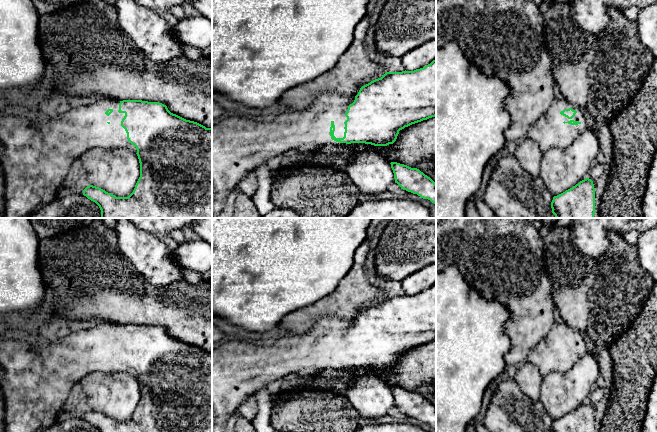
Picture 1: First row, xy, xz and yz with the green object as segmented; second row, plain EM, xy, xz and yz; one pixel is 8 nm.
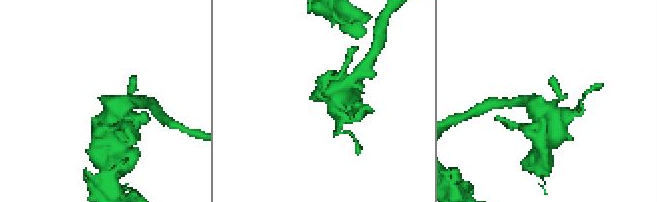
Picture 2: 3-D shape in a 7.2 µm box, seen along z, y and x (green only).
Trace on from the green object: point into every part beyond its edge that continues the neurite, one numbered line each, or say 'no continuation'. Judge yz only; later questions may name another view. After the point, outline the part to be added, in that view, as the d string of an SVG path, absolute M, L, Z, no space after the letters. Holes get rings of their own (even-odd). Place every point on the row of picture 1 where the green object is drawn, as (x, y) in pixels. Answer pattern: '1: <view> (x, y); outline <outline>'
1: yz (549, 131); outline M565 98L554 99L547 112L530 127L527 138L534 140L545 152L570 146L587 128L587 121L578 106ZM569 108L577 111L572 119L560 114Z

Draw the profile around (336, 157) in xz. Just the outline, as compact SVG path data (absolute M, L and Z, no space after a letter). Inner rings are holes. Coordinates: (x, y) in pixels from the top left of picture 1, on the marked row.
M324 145L317 150L312 150L310 147L306 149L311 151L312 155L306 160L289 164L278 169L272 179L273 182L280 179L283 173L292 171L298 163L325 166L334 170L345 172L346 164L348 163L348 159L353 151L353 148L347 145Z

